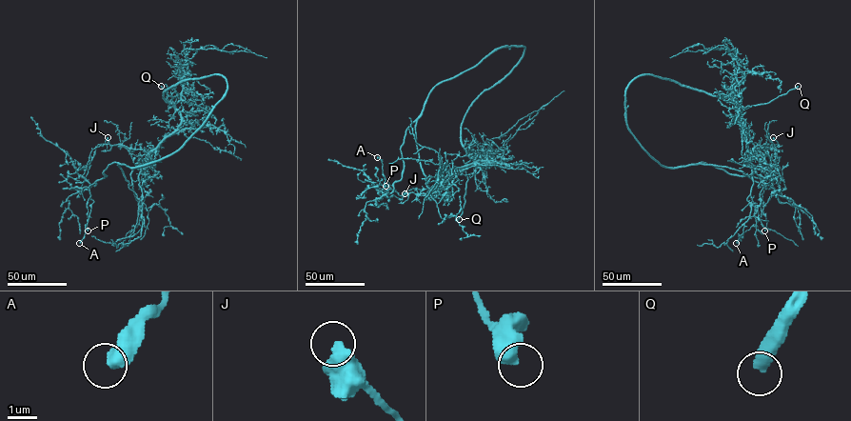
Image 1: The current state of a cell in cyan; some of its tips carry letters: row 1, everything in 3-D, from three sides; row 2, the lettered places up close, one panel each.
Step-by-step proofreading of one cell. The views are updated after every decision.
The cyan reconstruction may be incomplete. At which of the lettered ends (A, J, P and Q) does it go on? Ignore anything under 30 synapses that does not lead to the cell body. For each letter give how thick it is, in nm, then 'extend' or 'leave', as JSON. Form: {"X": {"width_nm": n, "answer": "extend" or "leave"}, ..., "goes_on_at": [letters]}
{"A": {"width_nm": 650, "answer": "leave"}, "J": {"width_nm": 550, "answer": "leave"}, "P": {"width_nm": 600, "answer": "leave"}, "Q": {"width_nm": 480, "answer": "extend"}, "goes_on_at": ["Q"]}

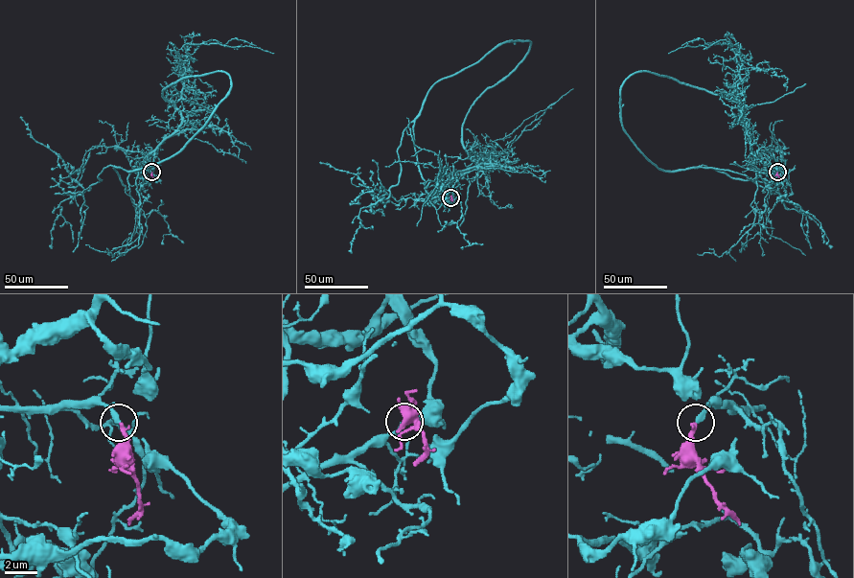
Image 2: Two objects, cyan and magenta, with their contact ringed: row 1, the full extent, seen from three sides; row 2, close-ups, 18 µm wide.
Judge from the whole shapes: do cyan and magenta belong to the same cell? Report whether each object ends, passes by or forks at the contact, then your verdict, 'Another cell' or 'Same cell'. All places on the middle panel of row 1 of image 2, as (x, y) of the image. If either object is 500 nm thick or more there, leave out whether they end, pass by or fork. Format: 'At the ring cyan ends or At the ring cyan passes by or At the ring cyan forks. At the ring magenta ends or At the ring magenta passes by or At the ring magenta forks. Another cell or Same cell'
At the ring cyan ends. At the ring magenta ends. Same cell

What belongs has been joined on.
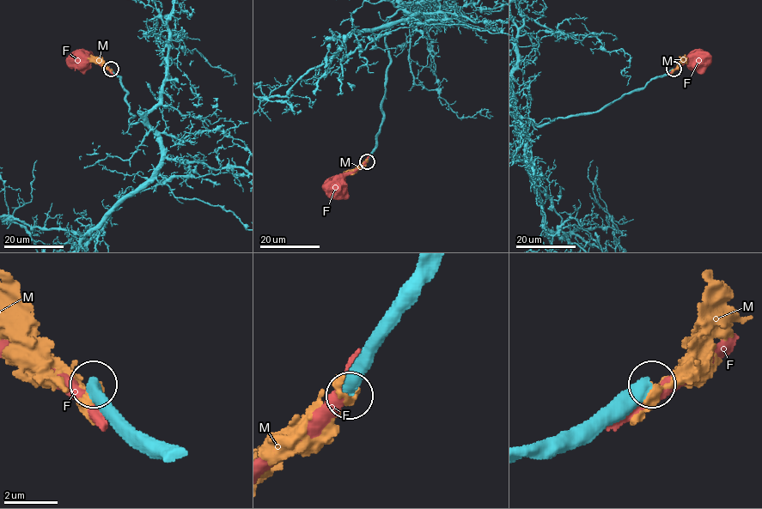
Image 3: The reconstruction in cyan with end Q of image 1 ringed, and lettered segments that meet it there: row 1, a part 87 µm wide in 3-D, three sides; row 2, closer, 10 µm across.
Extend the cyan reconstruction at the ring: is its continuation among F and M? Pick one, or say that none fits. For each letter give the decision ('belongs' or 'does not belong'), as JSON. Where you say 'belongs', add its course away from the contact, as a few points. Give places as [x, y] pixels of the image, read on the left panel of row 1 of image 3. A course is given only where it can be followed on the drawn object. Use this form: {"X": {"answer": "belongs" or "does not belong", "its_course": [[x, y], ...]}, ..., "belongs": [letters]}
{"F": {"answer": "does not belong"}, "M": {"answer": "does not belong"}, "belongs": []}

